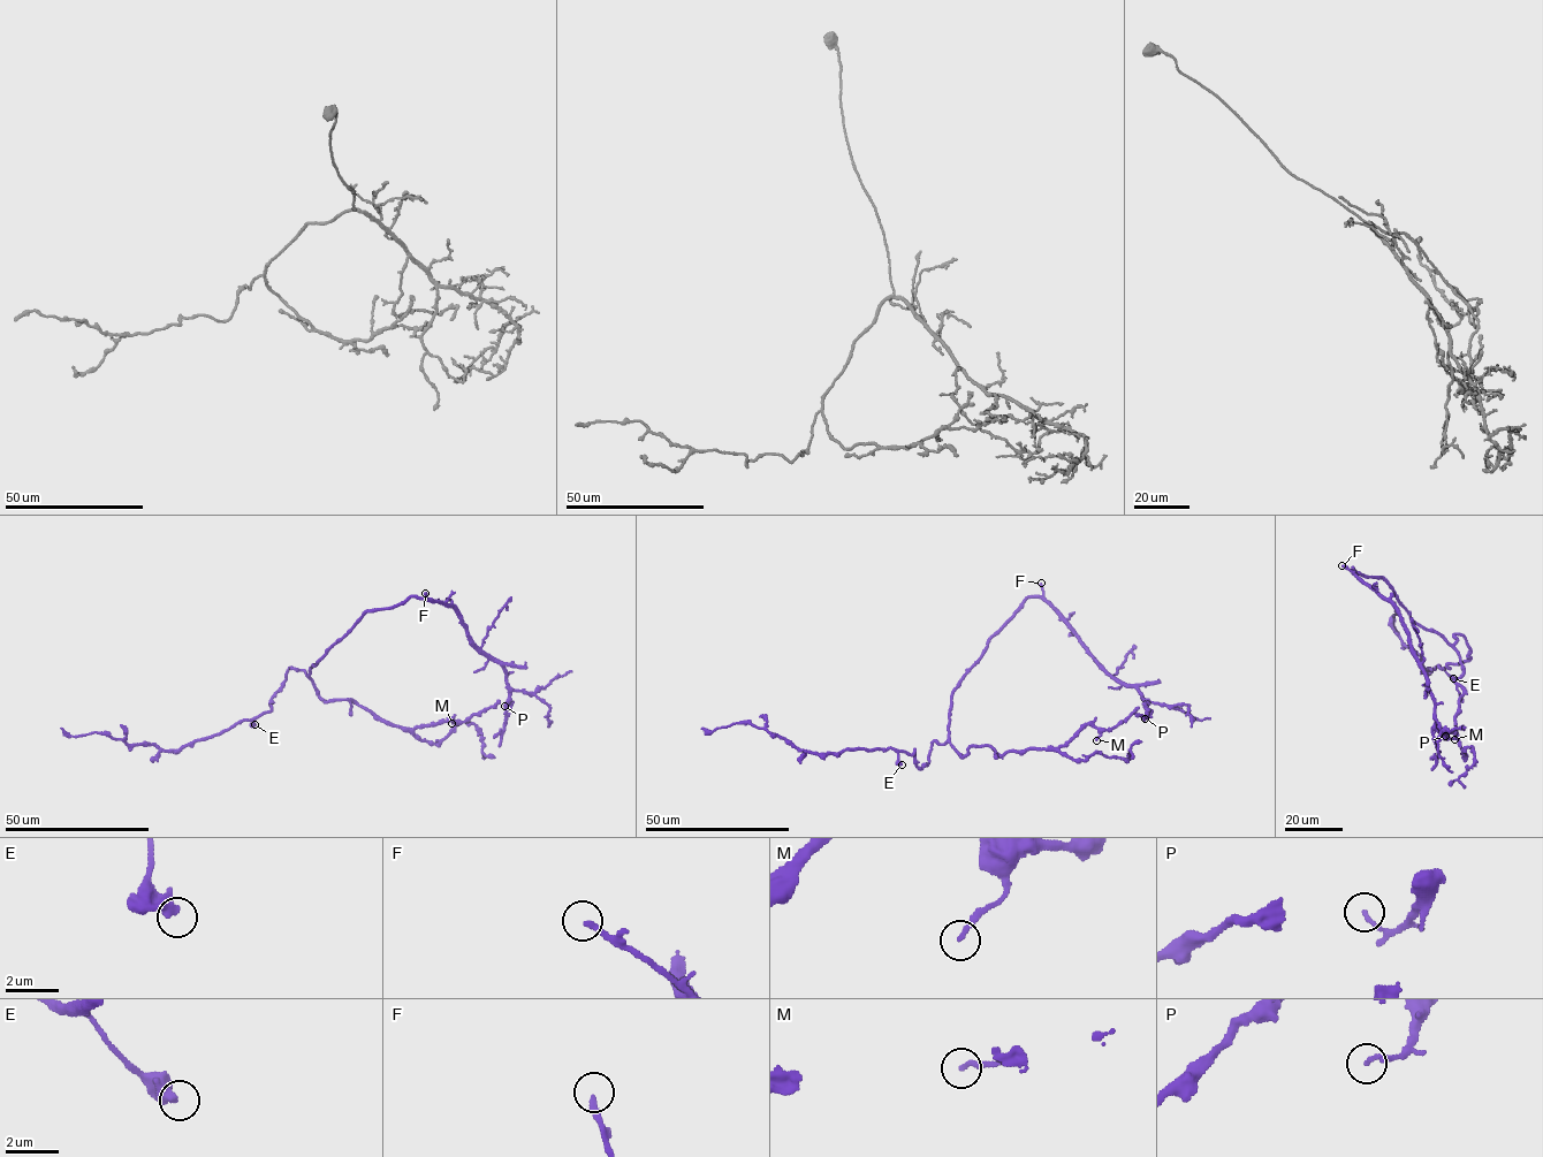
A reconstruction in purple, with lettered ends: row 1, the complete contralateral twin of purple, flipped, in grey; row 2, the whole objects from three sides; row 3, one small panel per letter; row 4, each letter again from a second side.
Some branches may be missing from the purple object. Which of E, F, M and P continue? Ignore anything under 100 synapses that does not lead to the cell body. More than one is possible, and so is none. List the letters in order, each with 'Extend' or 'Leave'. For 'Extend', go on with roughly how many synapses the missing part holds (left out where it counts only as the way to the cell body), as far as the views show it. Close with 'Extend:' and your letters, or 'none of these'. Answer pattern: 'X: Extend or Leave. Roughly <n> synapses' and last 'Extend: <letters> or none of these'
E: Leave
F: Extend
M: Leave
P: Leave
Extend: F

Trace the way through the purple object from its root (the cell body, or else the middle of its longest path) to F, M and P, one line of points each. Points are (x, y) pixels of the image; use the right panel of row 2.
F: (1410, 616), (1386, 580), (1381, 577), (1365, 577), (1353, 568), (1354, 573), (1342, 565)
M: (1410, 616), (1459, 656), (1464, 671), (1452, 677), (1464, 693), (1457, 732), (1439, 730), (1454, 739)
P: (1410, 616), (1386, 580), (1365, 577), (1353, 568), (1399, 615), (1435, 700), (1434, 729), (1445, 736)

